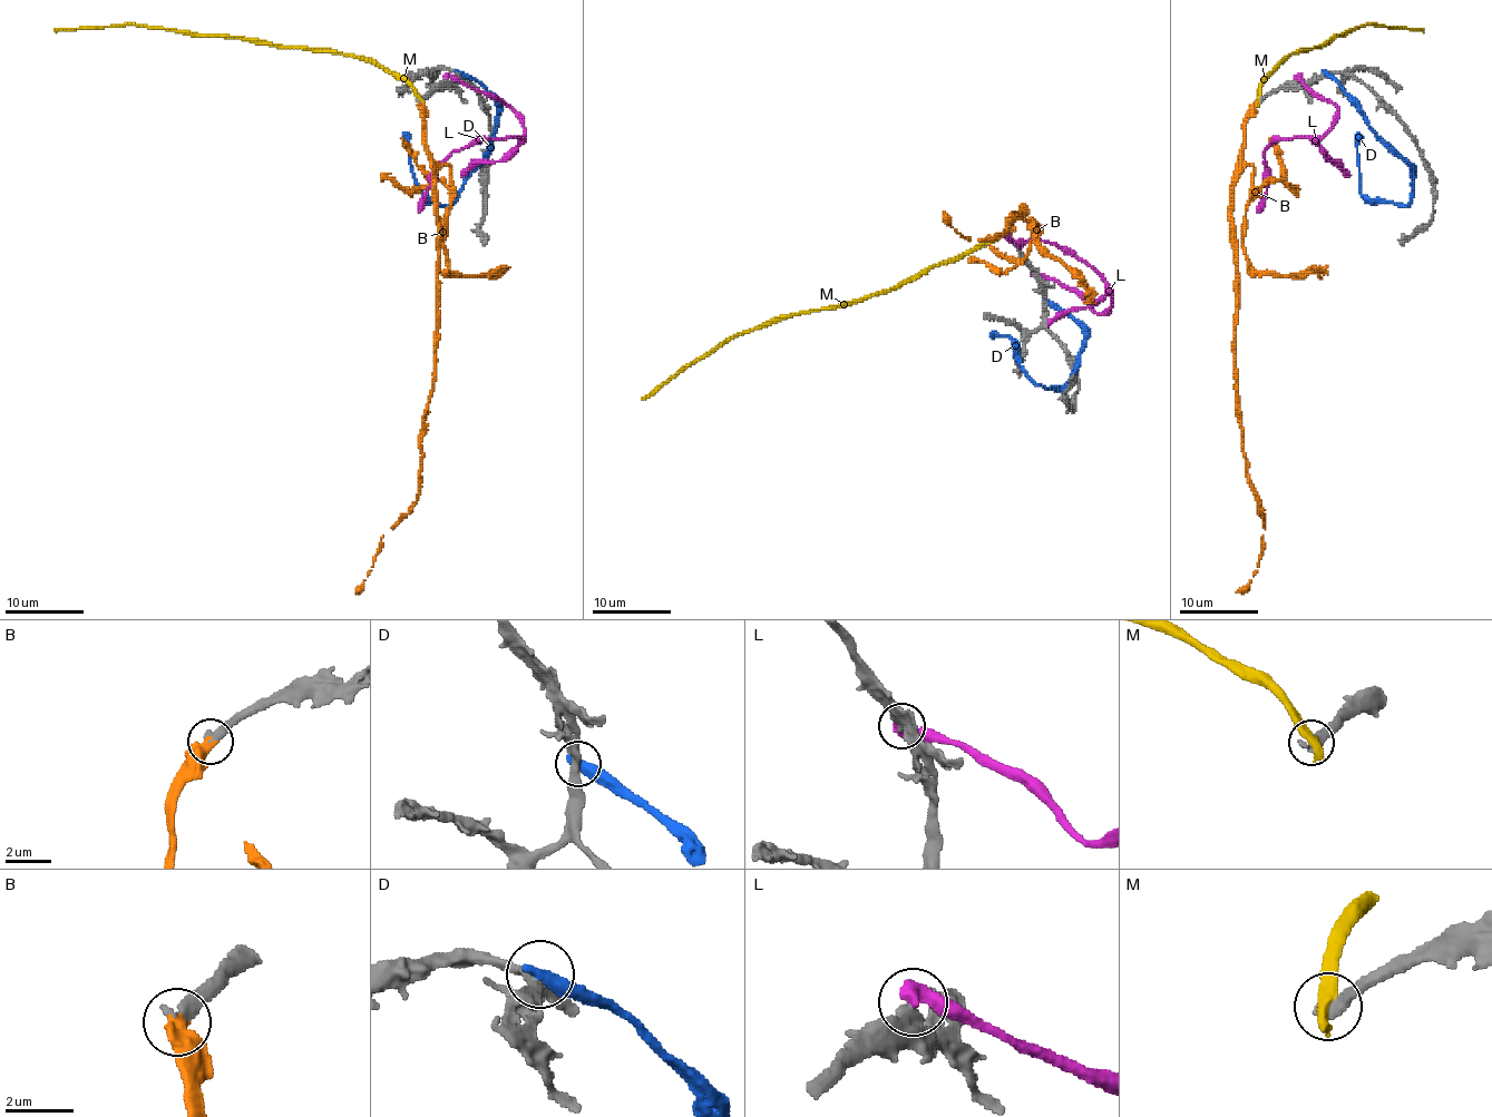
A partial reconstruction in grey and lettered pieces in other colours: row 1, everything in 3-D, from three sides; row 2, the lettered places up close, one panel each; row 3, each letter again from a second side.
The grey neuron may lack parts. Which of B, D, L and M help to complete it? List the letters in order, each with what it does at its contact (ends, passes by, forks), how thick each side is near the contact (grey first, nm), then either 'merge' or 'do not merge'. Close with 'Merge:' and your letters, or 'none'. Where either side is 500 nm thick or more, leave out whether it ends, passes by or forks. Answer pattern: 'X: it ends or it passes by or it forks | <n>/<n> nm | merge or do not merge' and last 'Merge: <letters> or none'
B: 320/500 nm | merge
D: 380/500 nm | do not merge
L: 500/480 nm | do not merge
M: 380/500 nm | do not merge
Merge: B

